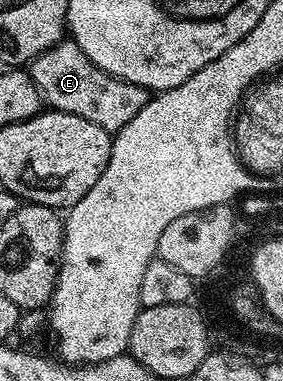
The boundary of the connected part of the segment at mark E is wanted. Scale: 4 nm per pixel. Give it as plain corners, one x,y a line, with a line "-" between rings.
72,40
57,42
36,56
29,63
28,73
47,107
63,110
72,116
84,116
84,120
92,120
92,124
100,124
100,128
111,132
124,128
124,124
128,124
148,100
147,90
96,68

